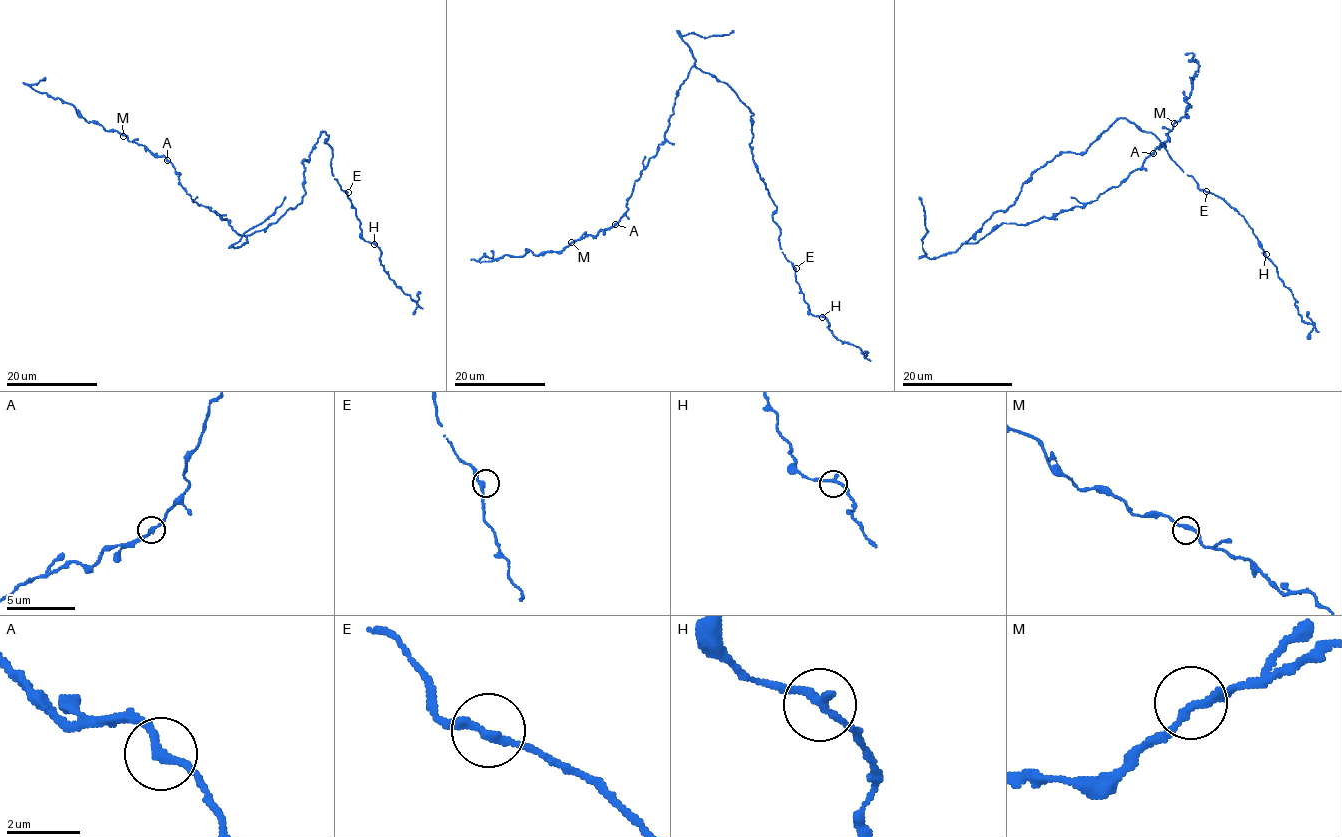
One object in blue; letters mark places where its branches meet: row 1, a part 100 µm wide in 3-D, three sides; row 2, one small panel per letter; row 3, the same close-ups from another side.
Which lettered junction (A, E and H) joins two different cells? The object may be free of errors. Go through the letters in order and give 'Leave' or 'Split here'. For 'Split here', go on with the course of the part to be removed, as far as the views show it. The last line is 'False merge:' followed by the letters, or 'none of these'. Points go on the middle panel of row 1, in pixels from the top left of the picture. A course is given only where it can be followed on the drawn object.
A: Leave
E: Leave
H: Leave
False merge: none of these

